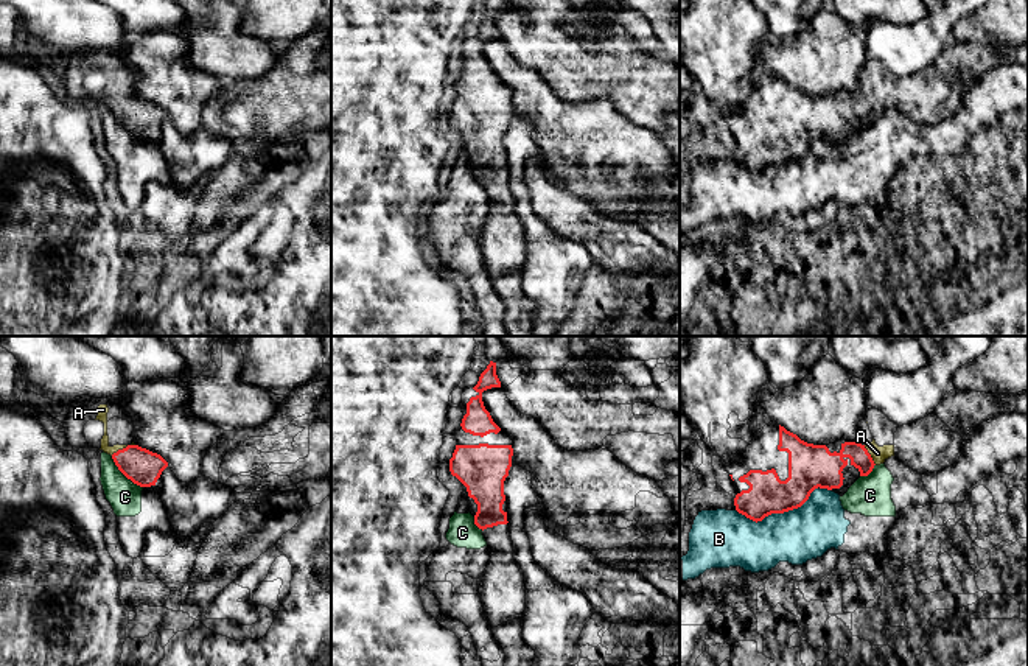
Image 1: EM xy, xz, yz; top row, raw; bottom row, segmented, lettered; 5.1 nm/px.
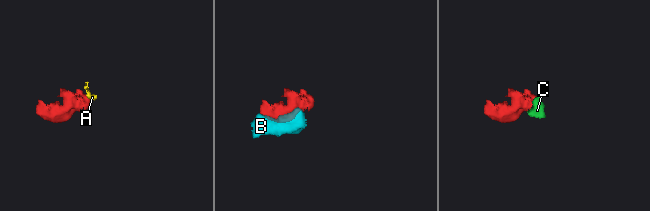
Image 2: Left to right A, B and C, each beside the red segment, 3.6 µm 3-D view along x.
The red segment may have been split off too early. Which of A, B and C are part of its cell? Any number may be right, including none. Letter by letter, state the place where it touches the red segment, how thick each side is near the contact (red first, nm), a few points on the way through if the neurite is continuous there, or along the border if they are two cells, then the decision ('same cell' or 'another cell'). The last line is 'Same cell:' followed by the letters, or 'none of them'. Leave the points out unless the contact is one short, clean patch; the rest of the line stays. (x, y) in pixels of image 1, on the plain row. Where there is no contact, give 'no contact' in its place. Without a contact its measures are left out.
A: yz (870, 106) | 180/80 nm | across yz (823, 119), (843, 105), (870, 106), (877, 105) | same cell
B: yz (784, 162) | 200/280 nm | another cell
C: xy (125, 126) | 190/170 nm | along xy (111, 108), (114, 115), (142, 139) | another cell
Same cell: A

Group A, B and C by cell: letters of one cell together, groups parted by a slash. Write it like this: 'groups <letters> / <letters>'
groups A / B C

